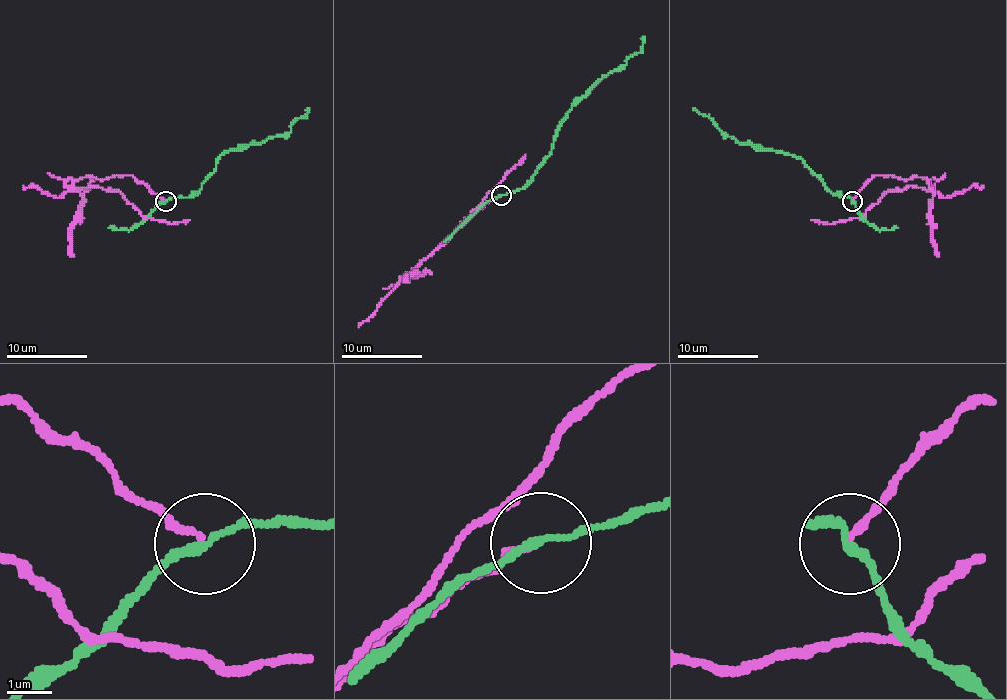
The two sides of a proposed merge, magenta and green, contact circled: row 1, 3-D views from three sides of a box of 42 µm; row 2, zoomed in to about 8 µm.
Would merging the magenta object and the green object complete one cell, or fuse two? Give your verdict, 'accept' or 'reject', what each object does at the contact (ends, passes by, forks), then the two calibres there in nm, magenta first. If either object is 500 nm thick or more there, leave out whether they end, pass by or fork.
reject; magenta ends; green passes by; calibres 150 and 170 nm

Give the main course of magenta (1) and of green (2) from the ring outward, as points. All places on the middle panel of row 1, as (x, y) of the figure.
1: (500, 195), (466, 219), (409, 274), (525, 154)
2: (500, 195), (515, 193), (527, 183), (549, 156), (561, 120), (604, 77), (620, 71), (641, 51), (645, 36)

